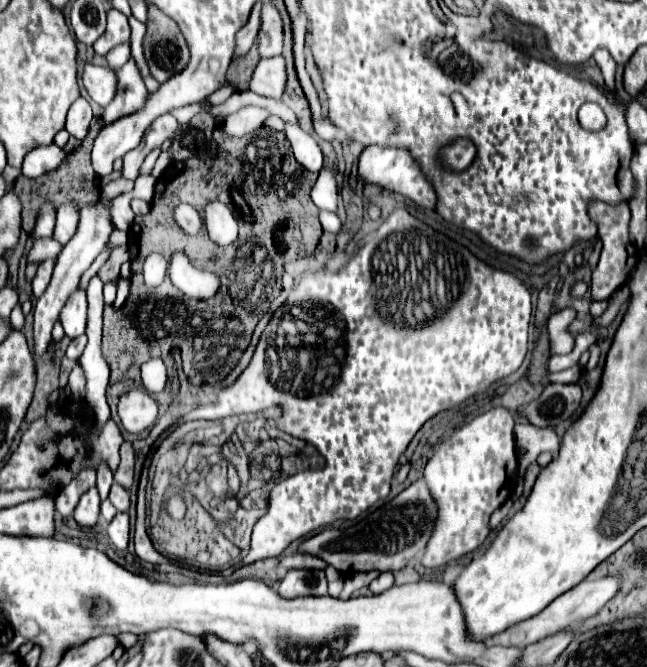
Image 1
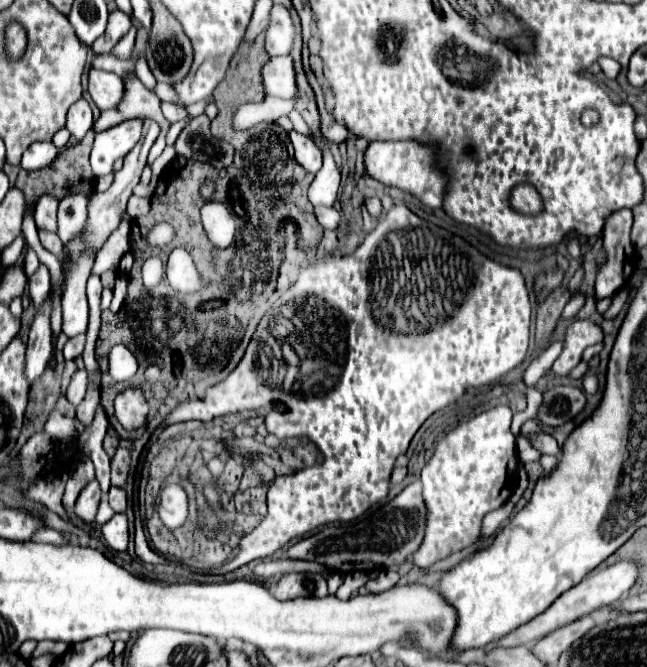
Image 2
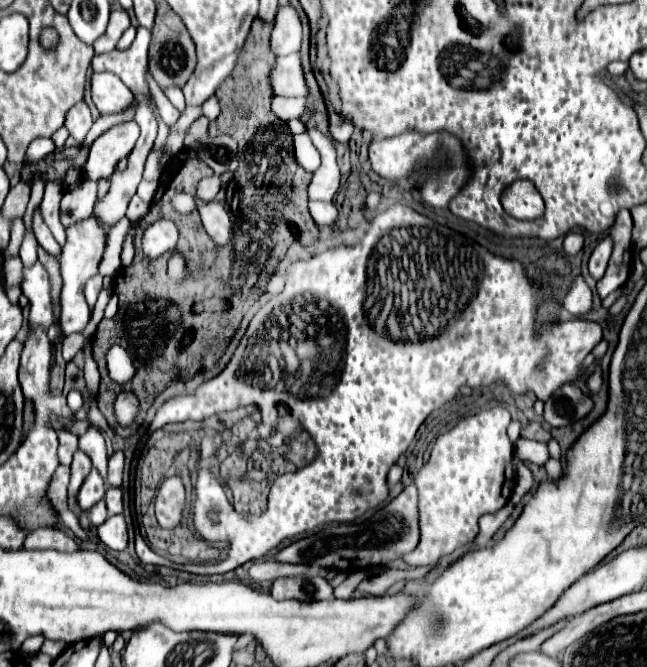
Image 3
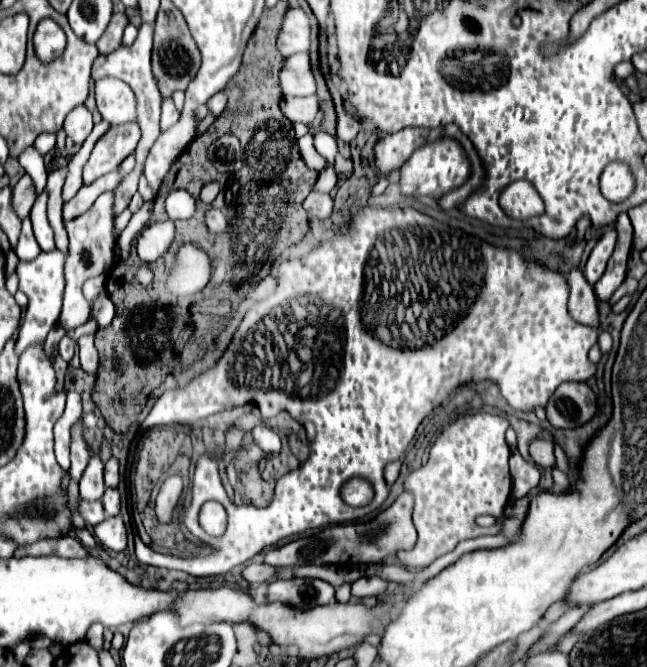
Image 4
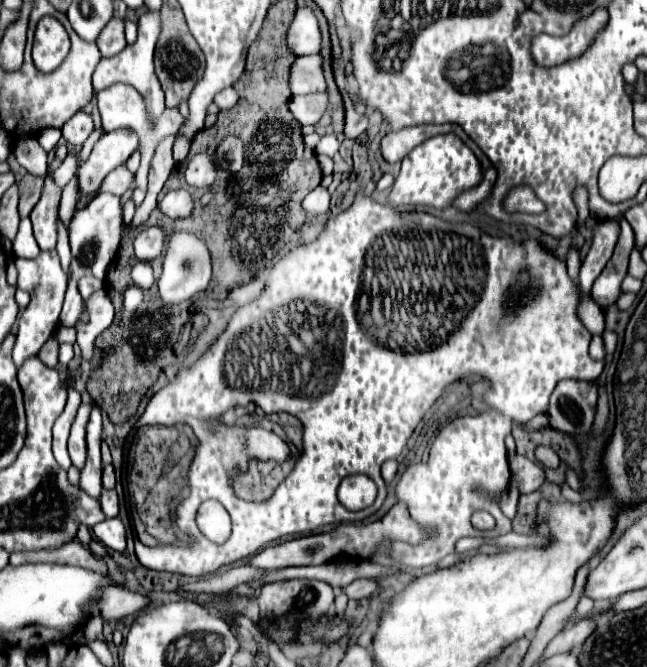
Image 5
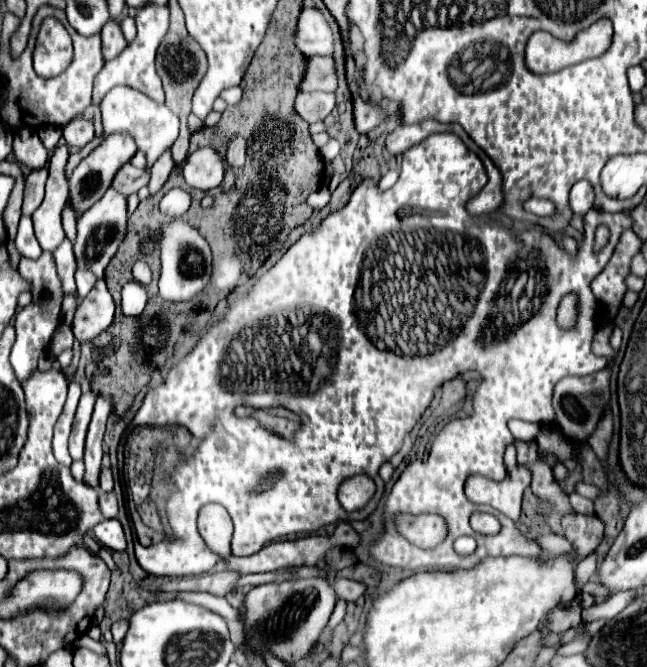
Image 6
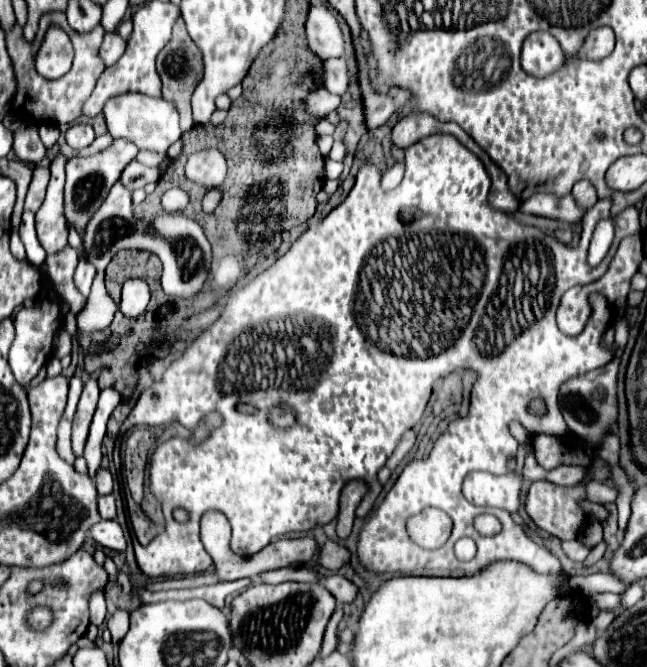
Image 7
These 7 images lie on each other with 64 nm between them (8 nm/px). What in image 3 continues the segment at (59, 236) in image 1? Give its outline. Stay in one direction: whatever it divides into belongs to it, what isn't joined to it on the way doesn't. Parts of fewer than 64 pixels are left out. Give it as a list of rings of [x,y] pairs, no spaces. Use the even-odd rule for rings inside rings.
[[[84,180],[74,190],[66,192],[60,204],[60,222],[64,228],[86,220],[92,214],[92,204],[96,202],[96,182]]]

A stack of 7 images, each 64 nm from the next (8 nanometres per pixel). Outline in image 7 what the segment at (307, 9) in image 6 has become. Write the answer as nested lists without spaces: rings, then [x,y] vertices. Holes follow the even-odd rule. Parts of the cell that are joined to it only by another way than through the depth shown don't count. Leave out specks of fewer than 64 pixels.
[[[310,6],[304,26],[306,42],[312,54],[322,60],[342,56],[342,32],[332,10],[326,6]]]

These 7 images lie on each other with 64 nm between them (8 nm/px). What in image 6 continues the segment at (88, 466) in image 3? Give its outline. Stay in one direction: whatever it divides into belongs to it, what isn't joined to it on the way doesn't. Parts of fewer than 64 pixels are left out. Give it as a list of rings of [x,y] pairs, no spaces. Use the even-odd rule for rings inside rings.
[[[92,390],[84,392],[80,398],[76,418],[72,424],[72,434],[70,434],[70,456],[72,456],[72,460],[82,460],[82,456],[84,456],[84,440],[86,440],[86,430],[90,424],[94,402],[96,402],[96,396]]]

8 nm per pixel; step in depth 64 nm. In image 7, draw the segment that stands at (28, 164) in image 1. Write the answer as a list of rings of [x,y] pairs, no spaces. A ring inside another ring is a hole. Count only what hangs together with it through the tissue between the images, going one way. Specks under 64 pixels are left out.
[[[40,124],[38,130],[40,130],[40,138],[46,148],[52,148],[60,138],[60,128],[54,124]]]

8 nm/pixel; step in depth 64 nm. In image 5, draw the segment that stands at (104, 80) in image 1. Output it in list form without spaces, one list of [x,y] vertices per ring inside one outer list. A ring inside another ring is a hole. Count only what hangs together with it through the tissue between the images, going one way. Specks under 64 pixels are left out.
[[[112,84],[104,90],[100,90],[96,94],[96,100],[98,100],[98,110],[100,110],[100,116],[102,116],[102,126],[106,132],[112,132],[116,128],[132,128],[138,132],[140,136],[140,152],[142,152],[142,164],[136,172],[136,186],[140,190],[146,190],[146,176],[148,176],[148,168],[150,168],[150,160],[152,160],[152,154],[154,154],[154,146],[168,134],[174,134],[182,122],[182,115],[178,109],[166,107],[158,122],[156,124],[150,124],[146,120],[146,112],[144,112],[144,106],[142,106],[142,98],[140,94],[128,86],[128,84]]]

